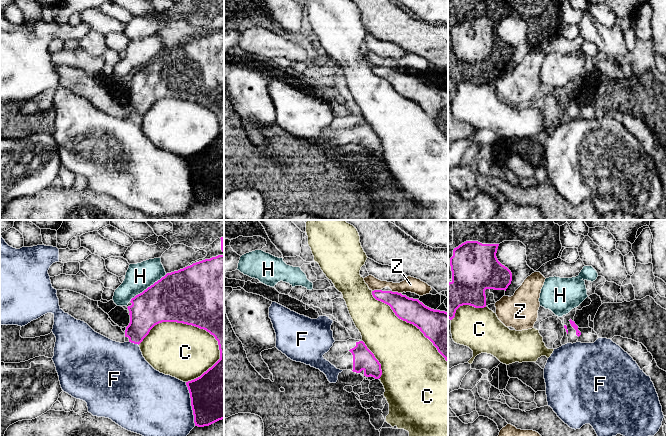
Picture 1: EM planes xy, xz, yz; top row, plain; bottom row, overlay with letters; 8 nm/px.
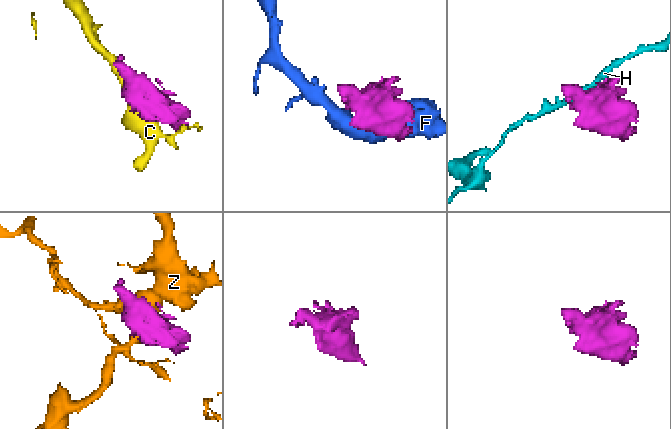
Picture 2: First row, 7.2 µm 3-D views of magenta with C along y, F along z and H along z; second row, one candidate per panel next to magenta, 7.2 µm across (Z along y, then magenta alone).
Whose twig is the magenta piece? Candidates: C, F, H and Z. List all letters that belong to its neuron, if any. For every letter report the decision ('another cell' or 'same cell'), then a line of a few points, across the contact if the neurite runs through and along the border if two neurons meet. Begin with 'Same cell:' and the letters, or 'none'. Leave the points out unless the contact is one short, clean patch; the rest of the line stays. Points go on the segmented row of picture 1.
Same cell: none
C: another cell
F: another cell
H: another cell
Z: another cell

